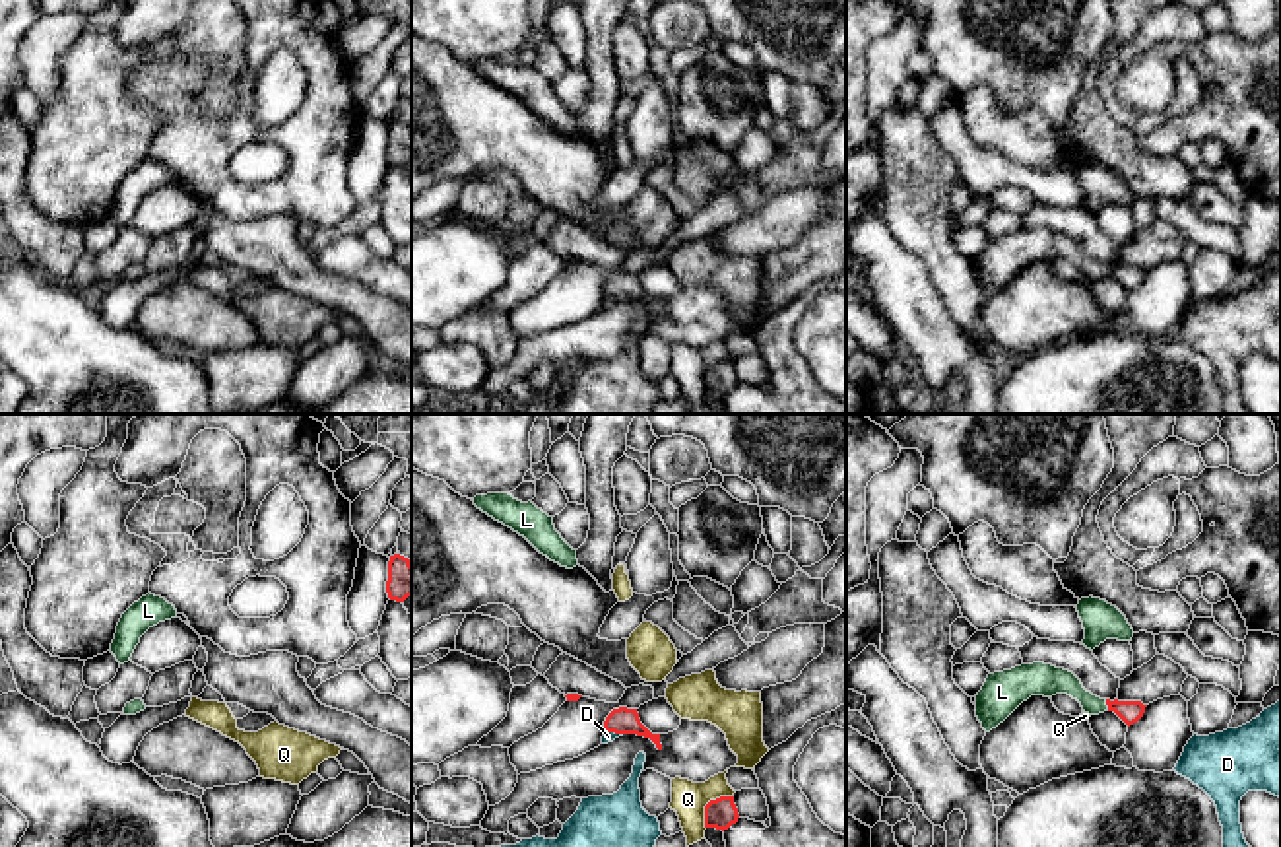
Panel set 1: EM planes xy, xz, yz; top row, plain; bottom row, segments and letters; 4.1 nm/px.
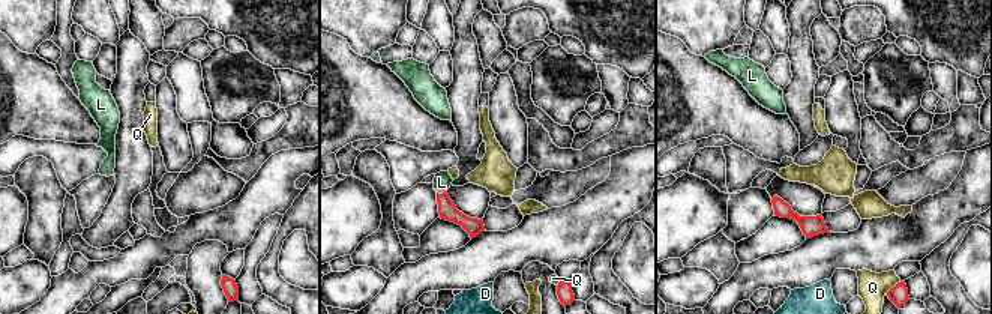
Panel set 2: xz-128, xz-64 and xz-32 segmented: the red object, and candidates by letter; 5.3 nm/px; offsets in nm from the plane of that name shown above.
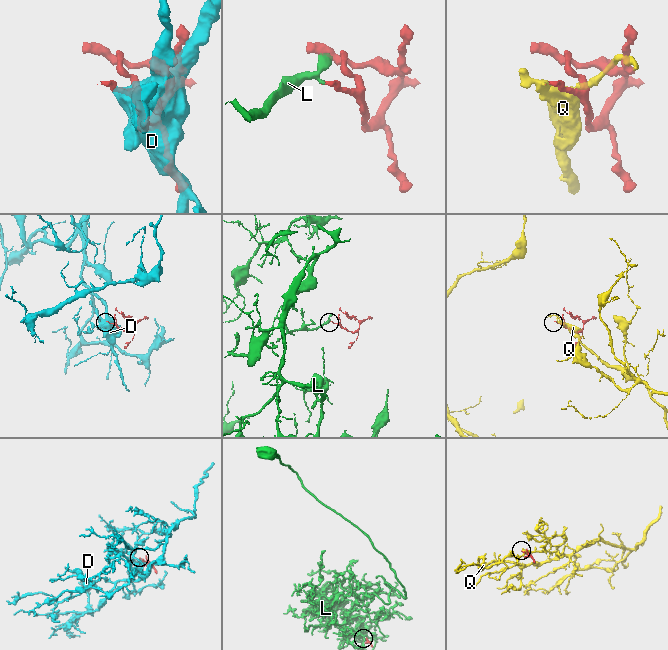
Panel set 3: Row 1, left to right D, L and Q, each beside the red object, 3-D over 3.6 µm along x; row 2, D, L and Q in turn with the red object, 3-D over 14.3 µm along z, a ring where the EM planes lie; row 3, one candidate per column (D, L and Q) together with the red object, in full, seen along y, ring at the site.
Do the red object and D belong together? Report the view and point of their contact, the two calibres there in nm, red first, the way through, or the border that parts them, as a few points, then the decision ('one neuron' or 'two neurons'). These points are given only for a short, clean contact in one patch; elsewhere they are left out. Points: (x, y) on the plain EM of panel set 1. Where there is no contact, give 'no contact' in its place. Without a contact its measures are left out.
contact xz (614, 296); calibres 110 and 50 nm; border xz (604, 296), (622, 300); two neurons

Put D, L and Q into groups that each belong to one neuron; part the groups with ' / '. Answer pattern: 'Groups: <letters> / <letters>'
Groups: D / L / Q

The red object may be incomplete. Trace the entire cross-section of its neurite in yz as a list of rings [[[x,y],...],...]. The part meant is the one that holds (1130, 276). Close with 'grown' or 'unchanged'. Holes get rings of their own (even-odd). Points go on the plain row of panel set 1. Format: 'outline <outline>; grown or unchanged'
outline [[[1033,227],[988,239],[976,260],[976,282],[982,293],[990,297],[1031,260],[1052,262],[1056,258],[1071,260],[1089,280],[1114,276],[1128,291],[1137,288],[1147,272],[1141,266],[1100,264],[1087,256],[1073,237],[1044,227]]]; grown

